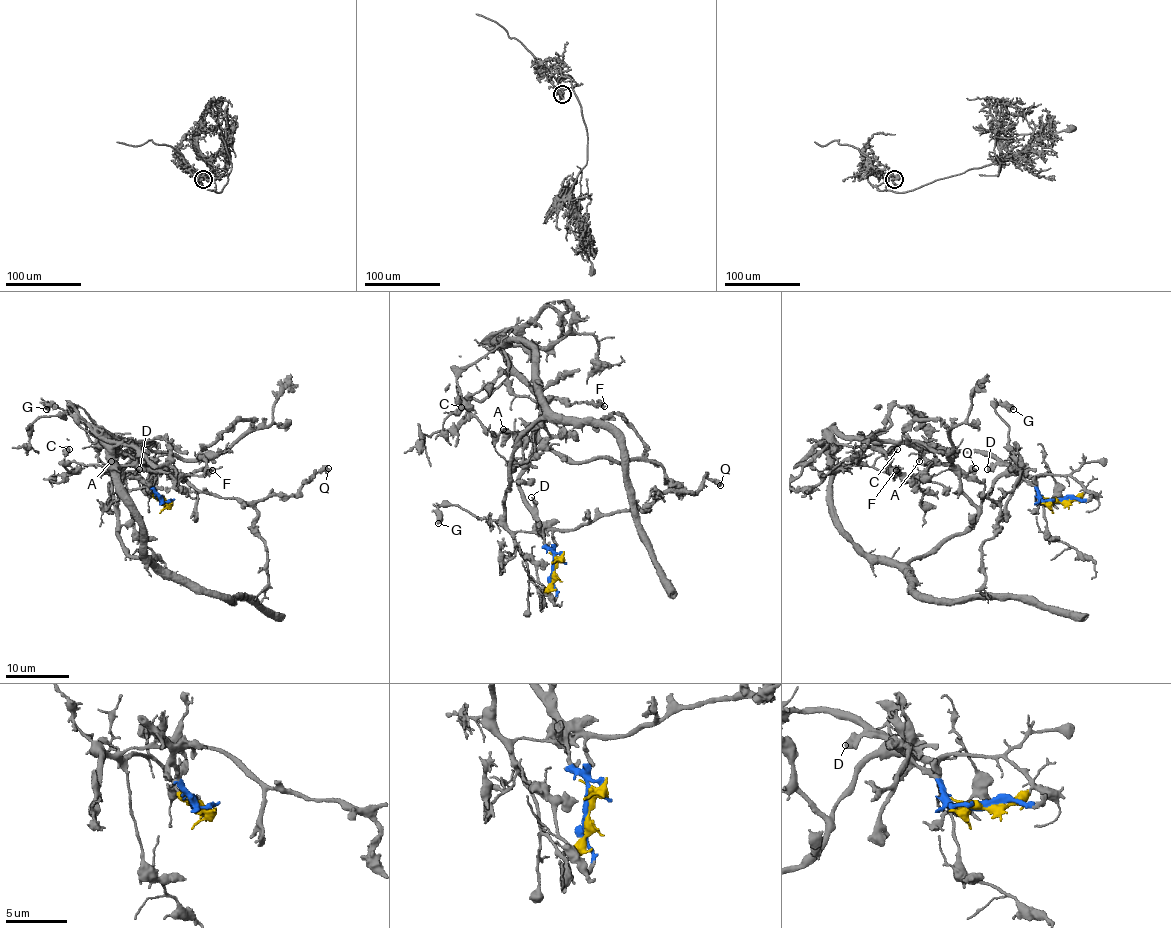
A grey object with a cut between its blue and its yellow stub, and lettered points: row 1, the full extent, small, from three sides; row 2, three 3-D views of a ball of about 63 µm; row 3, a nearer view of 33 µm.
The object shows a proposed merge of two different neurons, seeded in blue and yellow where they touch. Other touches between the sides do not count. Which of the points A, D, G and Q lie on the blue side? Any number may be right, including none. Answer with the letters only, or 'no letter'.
D, Q

